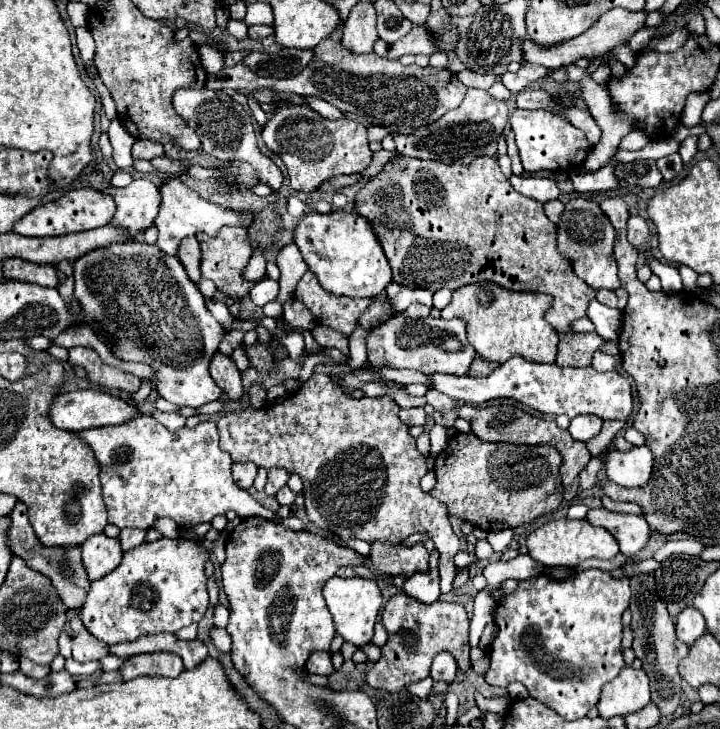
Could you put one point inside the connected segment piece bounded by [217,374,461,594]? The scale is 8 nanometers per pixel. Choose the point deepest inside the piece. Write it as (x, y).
(359, 465)

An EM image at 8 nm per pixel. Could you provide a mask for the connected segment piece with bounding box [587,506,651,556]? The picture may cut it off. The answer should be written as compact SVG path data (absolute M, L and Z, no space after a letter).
M599 506L599 508L591 508L587 512L587 520L593 526L607 528L619 542L621 552L627 556L637 554L641 548L647 546L647 542L651 538L649 524L645 522L643 516L619 514L619 512L611 512L611 510Z

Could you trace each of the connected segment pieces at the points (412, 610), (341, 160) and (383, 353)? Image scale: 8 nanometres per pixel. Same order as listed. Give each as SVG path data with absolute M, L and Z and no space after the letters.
M397 594L397 596L387 600L385 610L381 614L381 622L385 624L385 628L389 632L389 640L383 646L381 660L377 664L373 664L373 668L367 674L369 686L381 688L387 692L399 692L409 682L417 682L417 680L427 678L431 662L439 652L451 652L461 672L471 670L471 662L469 662L469 650L471 650L471 646L469 646L469 616L461 604L457 604L457 602L433 602L431 606L427 606L427 604L421 604L421 602L405 596L405 594Z
M281 108L281 112L275 112L275 116L267 122L261 136L267 148L285 162L291 188L305 194L317 190L333 176L363 172L373 156L367 144L367 124L357 120L327 120L311 108Z
M391 314L385 322L379 326L371 328L367 332L367 362L371 366L389 366L389 368L409 368L409 370L419 370L425 374L453 374L453 376L463 376L469 370L471 360L475 358L473 346L467 342L467 332L465 332L465 322L463 320L443 320L443 318L433 318L427 316L423 320L409 320L405 324L405 316L401 314Z

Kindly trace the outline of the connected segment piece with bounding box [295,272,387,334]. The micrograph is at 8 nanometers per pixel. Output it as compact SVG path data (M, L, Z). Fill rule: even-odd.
M307 272L295 288L295 298L305 302L311 314L315 316L317 324L327 324L333 330L339 330L343 334L351 334L357 328L359 314L373 304L375 300L385 300L387 294L383 292L377 298L347 298L347 296L335 296L321 288L319 280Z

